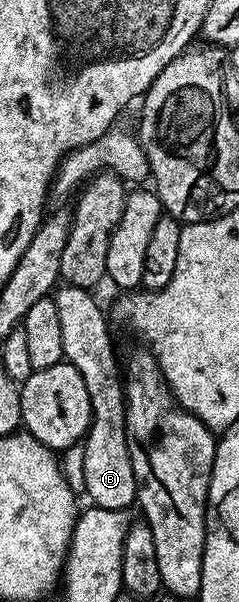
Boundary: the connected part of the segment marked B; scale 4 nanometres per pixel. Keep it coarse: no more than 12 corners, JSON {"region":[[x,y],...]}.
{"region":[[89,290],[53,294],[64,358],[82,375],[92,423],[84,491],[97,508],[137,504],[124,385]]}

